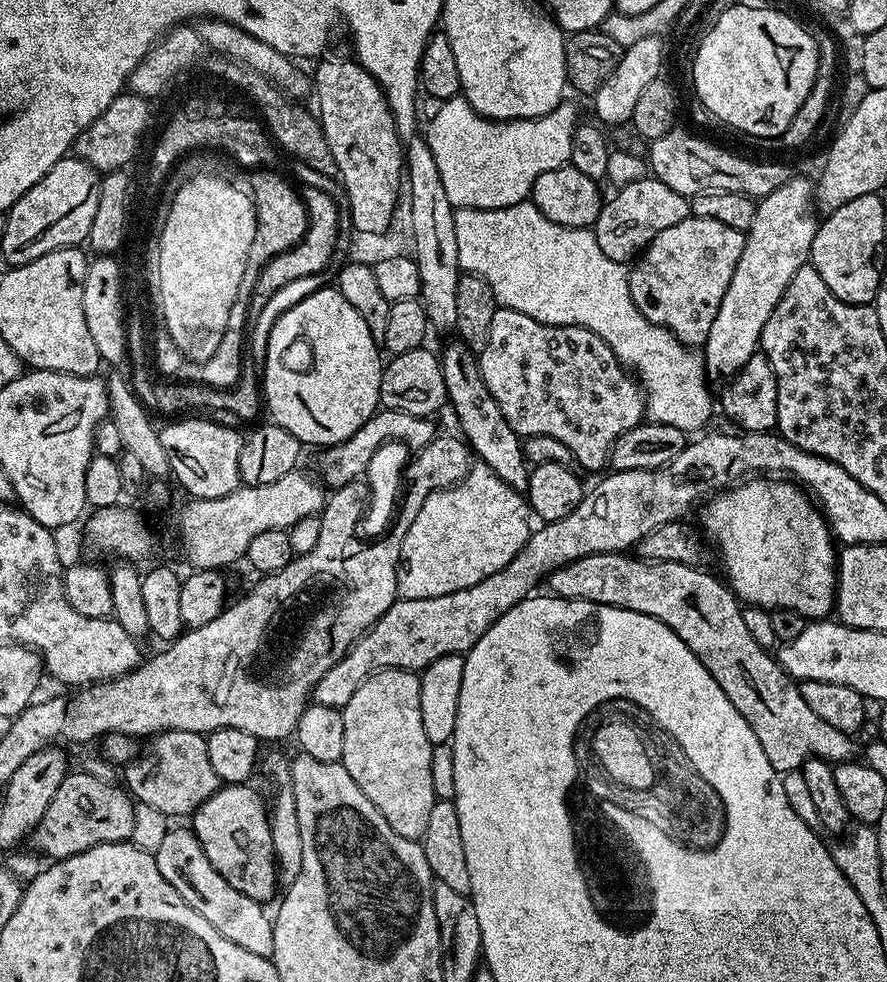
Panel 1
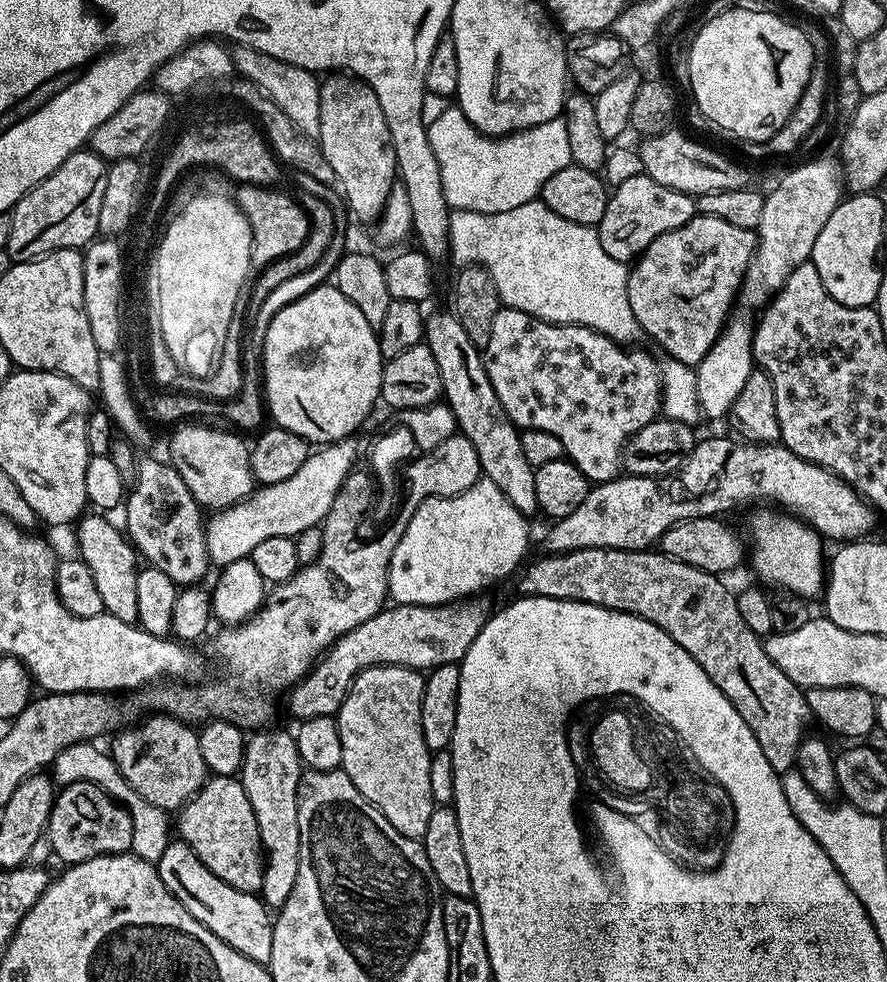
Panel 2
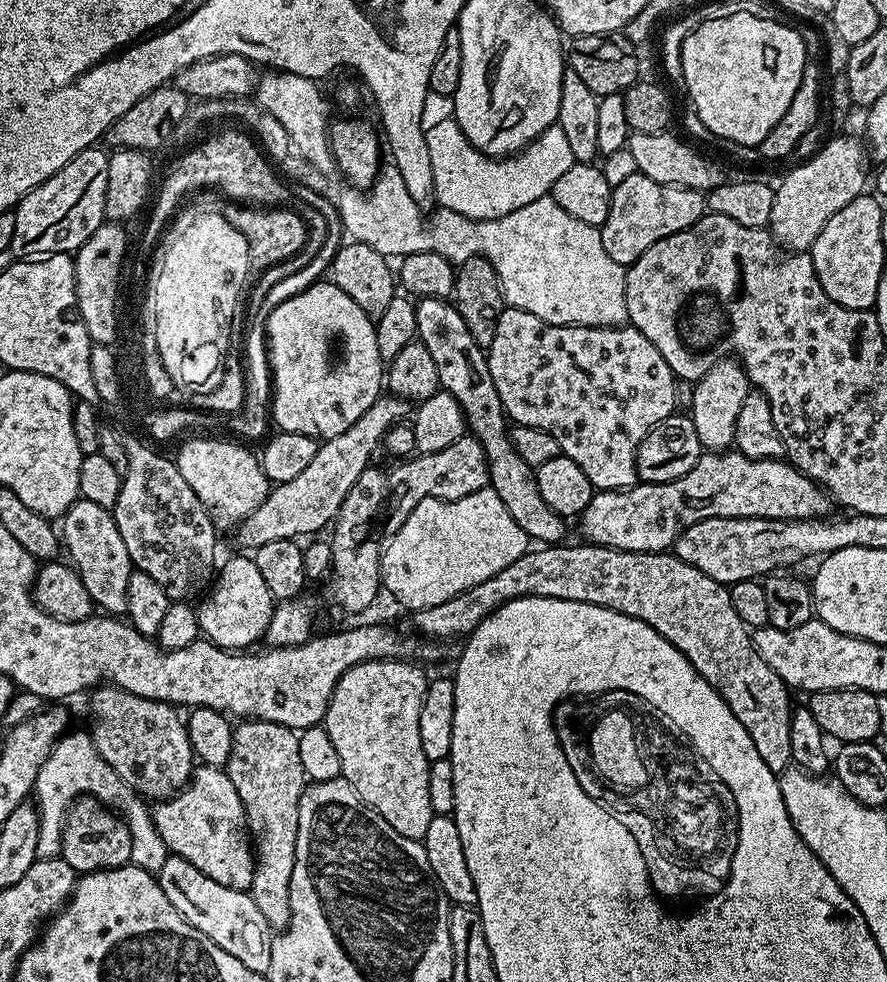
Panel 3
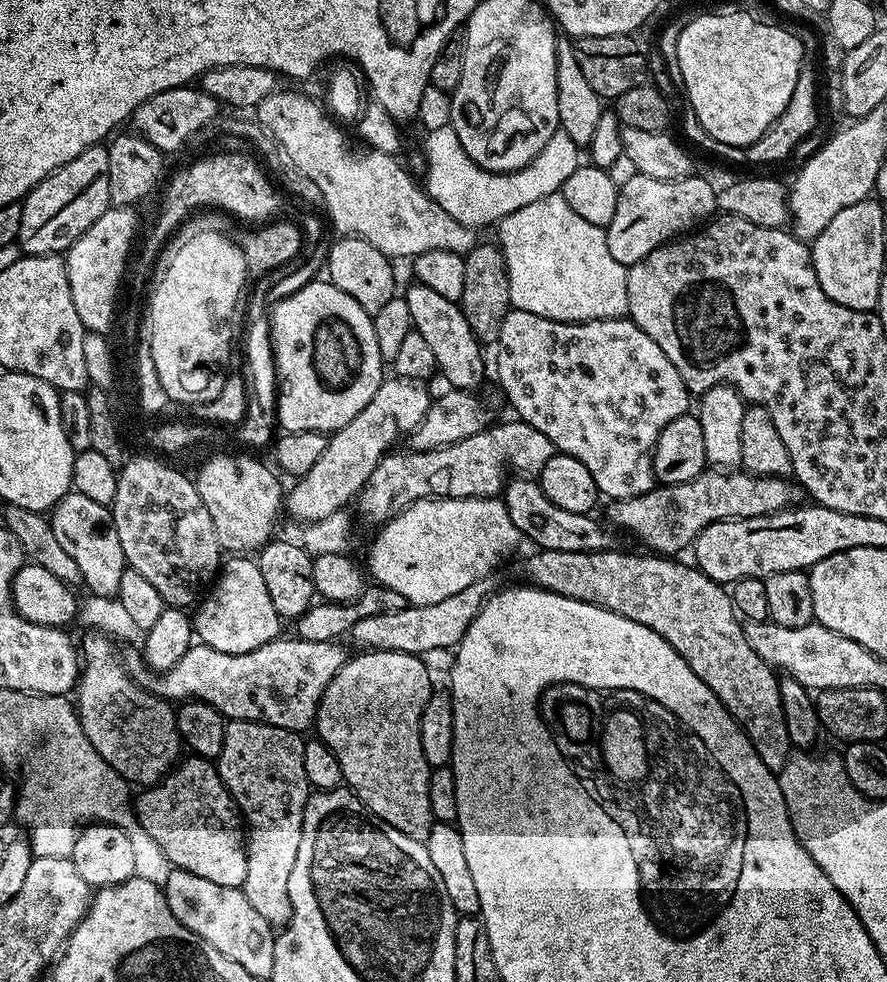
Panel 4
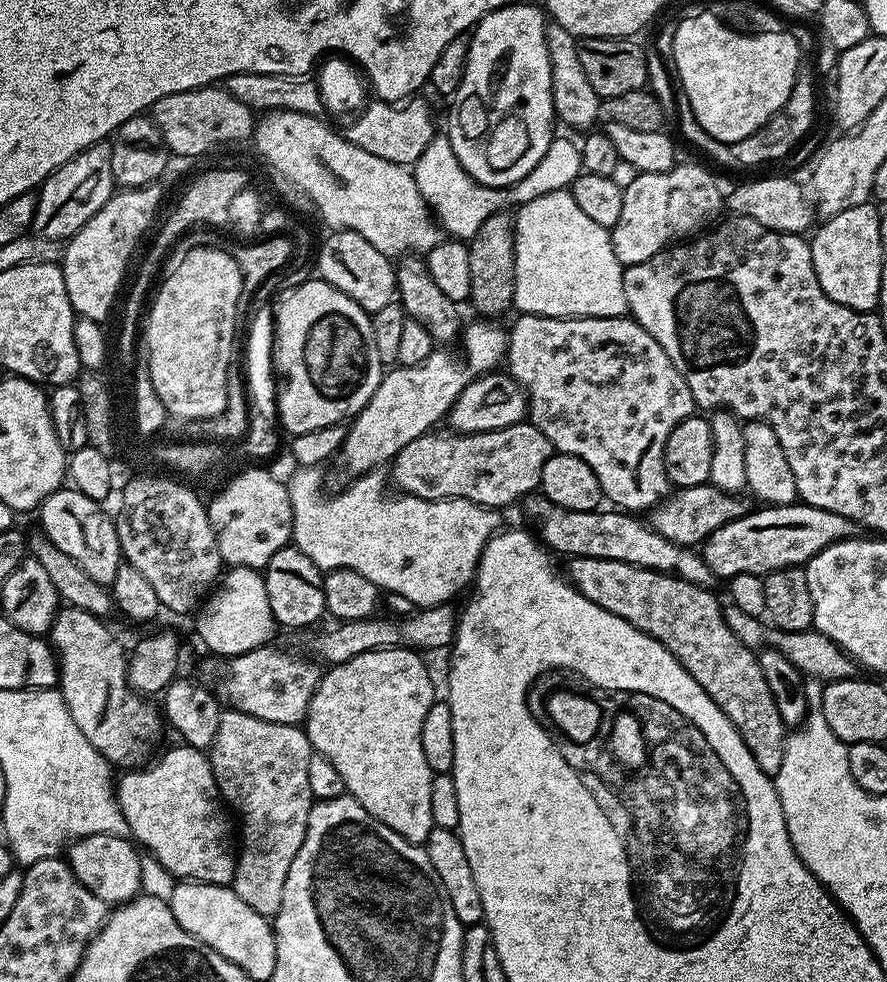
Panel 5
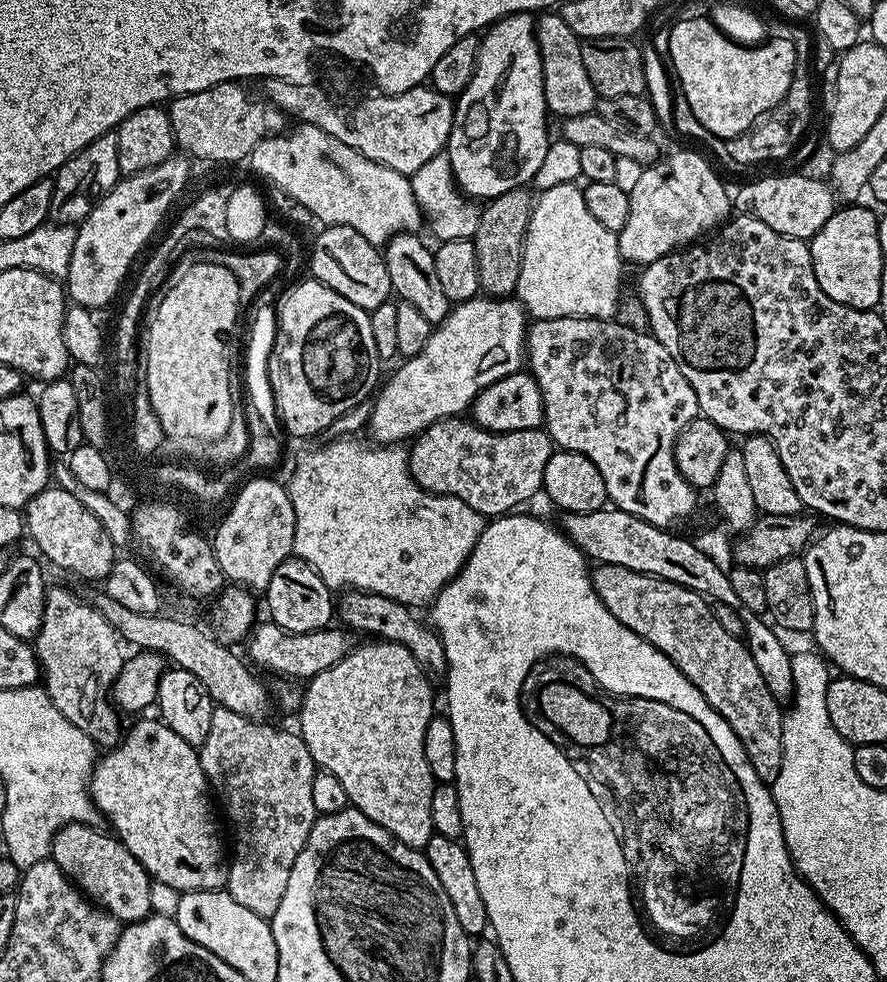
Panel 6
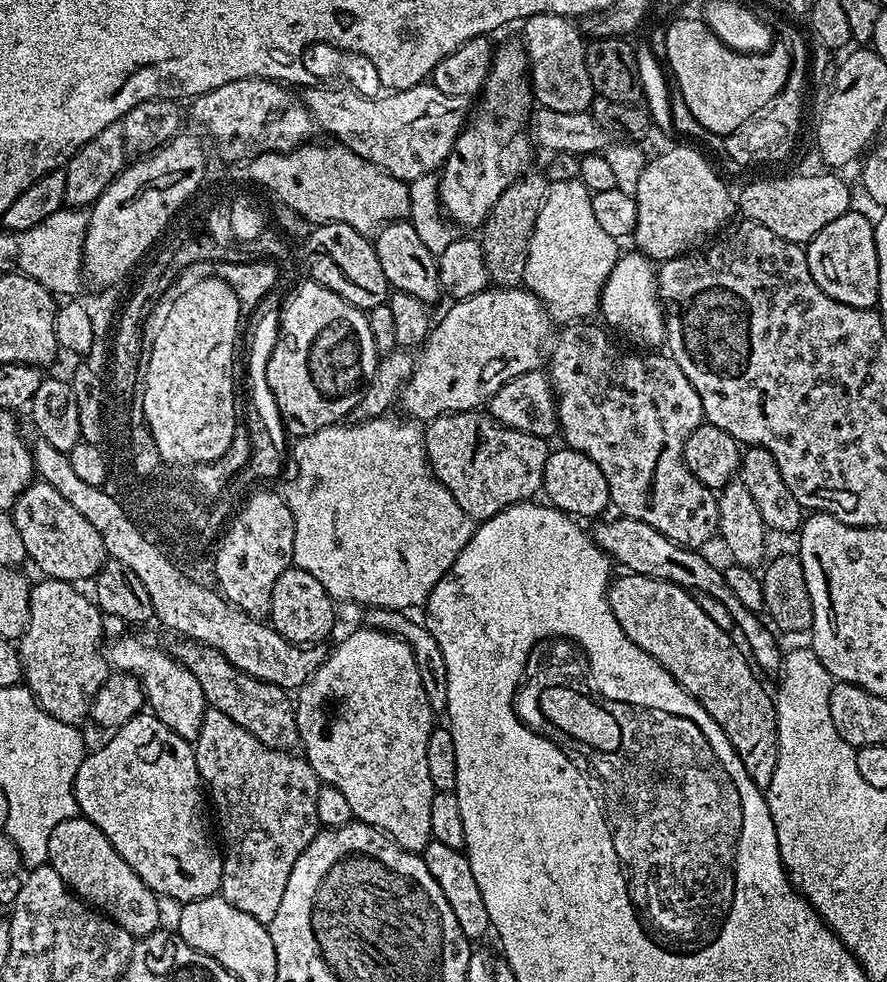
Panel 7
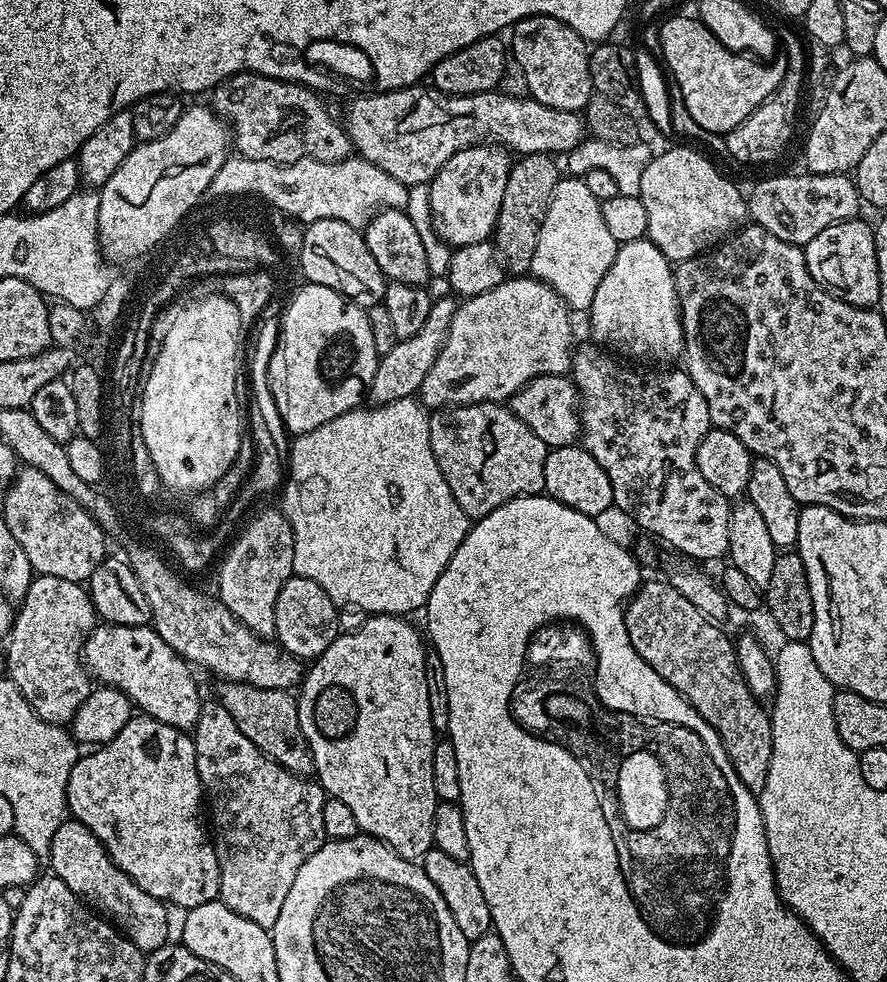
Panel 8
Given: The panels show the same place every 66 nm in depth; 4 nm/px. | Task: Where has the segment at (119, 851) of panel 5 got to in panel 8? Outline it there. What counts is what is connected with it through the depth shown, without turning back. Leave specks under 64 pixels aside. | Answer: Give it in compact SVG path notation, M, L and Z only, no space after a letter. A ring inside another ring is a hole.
M66 818L58 830L54 830L54 842L50 842L47 863L52 864L51 875L57 876L85 904L109 921L115 922L120 931L134 946L147 954L168 943L166 932L165 903L142 890L119 868L105 850L103 842L86 826L76 820ZM117 920L117 921L116 921Z

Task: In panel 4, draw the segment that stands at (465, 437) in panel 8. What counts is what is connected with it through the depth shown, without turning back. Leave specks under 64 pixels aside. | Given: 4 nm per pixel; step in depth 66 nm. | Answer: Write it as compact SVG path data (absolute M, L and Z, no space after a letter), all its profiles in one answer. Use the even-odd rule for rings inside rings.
M511 419L505 424L497 423L470 438L462 438L462 442L454 442L450 446L429 452L396 450L384 456L378 466L374 466L374 474L370 474L364 489L354 501L354 509L360 515L361 522L383 526L399 512L406 511L415 500L499 497L510 476L508 468L513 468L513 473L535 477L542 466L546 466L546 462L557 455L554 442L550 442L550 438L542 434L542 430L534 430L534 426L526 421Z

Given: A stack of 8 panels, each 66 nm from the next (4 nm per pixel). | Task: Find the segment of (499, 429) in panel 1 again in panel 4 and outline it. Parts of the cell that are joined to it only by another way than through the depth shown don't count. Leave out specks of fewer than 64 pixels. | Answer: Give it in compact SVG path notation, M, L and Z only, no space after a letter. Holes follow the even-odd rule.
M409 283L408 292L403 293L406 307L410 310L412 327L422 339L434 350L436 367L439 375L445 376L453 388L465 390L479 389L479 384L484 380L484 352L474 330L470 330L470 322L466 322L466 314L460 309L459 303L450 298L442 298L430 286ZM484 351L484 352L483 352ZM523 474L509 479L504 485L502 499L506 510L518 526L525 541L533 540L537 549L566 550L567 552L607 552L613 547L613 529L607 523L595 520L595 515L583 512L574 514L574 510L562 510L554 506L546 494L542 494L539 483Z

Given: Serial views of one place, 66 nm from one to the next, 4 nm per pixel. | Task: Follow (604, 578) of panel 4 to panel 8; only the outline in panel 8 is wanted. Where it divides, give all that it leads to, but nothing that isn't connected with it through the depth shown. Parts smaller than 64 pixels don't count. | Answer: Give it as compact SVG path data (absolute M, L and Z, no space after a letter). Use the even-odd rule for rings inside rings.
M664 578L645 579L641 583L624 604L624 621L634 650L638 650L654 674L662 674L706 718L718 734L738 778L742 778L742 786L758 794L766 786L766 774L770 774L772 718L740 673L733 637L728 637L721 625L706 619Z

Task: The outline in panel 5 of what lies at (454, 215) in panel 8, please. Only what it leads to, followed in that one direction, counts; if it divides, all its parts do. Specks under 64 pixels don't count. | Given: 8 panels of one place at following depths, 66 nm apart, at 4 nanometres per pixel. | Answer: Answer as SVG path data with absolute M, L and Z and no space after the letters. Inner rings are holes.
M514 2L510 6L499 8L490 14L486 14L474 25L471 29L468 42L466 70L462 74L462 82L458 86L458 90L450 98L449 104L452 105L448 108L448 129L446 129L450 146L462 166L462 170L466 170L466 174L470 174L470 178L474 178L491 188L509 188L514 182L526 178L526 174L530 174L530 170L534 170L534 166L538 166L538 161L541 160L542 154L546 154L546 150L554 138L552 124L555 125L557 119L556 111L554 110L554 98L552 97L550 54L546 50L546 30L548 29L548 24L546 23L545 9L539 3L536 4L520 4L520 2Z

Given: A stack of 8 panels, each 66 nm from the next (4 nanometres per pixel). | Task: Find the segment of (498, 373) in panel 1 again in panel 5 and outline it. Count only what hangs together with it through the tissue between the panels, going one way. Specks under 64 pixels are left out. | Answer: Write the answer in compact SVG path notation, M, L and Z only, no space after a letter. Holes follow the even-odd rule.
M529 312L517 315L512 328L507 329L508 351L506 353L506 371L522 386L522 390L528 396L527 419L552 443L556 452L565 452L574 458L582 458L600 483L600 490L605 501L617 509L629 514L644 514L656 507L665 496L669 495L670 485L666 466L664 465L664 451L666 450L666 438L670 438L670 430L678 426L685 418L693 415L696 403L690 394L690 386L686 386L686 378L678 374L678 366L670 362L670 354L654 342L654 338L647 330L636 323L627 315L623 316L574 316L565 318L562 316L535 316Z

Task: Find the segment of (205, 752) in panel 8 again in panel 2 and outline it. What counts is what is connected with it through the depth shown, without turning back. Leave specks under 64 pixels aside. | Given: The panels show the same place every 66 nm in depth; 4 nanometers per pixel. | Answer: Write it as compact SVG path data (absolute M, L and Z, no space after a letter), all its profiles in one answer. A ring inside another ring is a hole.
M277 726L256 730L247 737L244 761L238 773L242 790L254 806L254 818L258 818L260 846L264 853L264 877L258 893L269 909L279 910L290 898L300 865L300 835L298 834L298 786L302 765L295 735L283 732Z

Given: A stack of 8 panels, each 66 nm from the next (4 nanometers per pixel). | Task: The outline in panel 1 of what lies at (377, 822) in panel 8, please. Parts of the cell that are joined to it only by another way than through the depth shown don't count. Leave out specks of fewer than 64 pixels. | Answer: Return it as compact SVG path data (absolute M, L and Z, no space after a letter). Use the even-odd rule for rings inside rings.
M383 668L380 672L375 672L366 682L362 682L362 686L358 686L358 690L354 690L354 698L350 698L350 702L342 711L346 726L346 739L342 742L342 754L344 755L342 762L346 766L346 770L350 770L350 778L354 778L354 782L358 782L358 790L362 790L362 794L366 794L366 798L370 798L370 802L374 802L374 806L378 806L382 818L386 818L386 822L390 822L390 830L394 830L394 834L402 834L402 838L419 841L426 834L430 806L434 806L434 802L437 800L434 794L434 782L430 782L432 743L426 738L426 730L422 730L419 675L416 672L408 672L405 668Z

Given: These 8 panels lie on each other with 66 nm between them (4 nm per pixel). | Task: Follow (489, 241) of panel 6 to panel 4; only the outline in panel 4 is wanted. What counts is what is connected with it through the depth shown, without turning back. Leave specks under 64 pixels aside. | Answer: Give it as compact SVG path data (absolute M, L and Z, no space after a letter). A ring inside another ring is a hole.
M477 242L470 251L463 253L463 258L466 271L462 285L462 298L458 301L460 309L466 314L466 322L470 322L470 330L474 330L481 345L495 345L500 339L502 322L506 322L506 314L513 309L510 302L510 278L506 270L504 251L499 243Z

